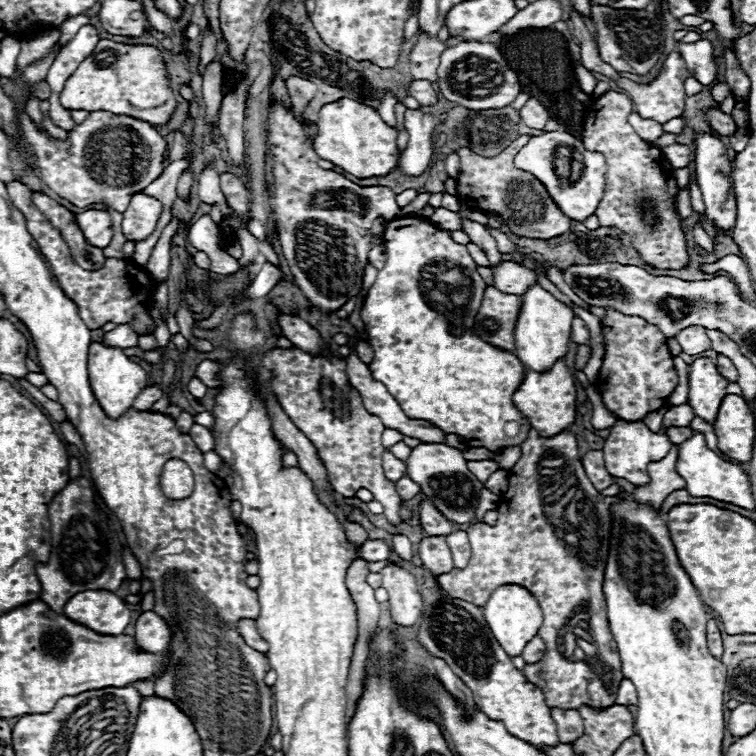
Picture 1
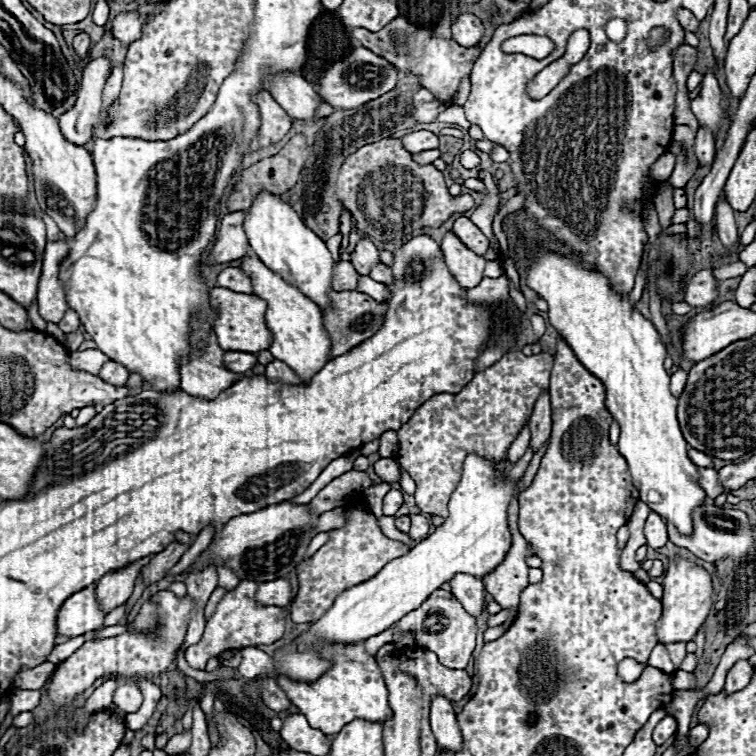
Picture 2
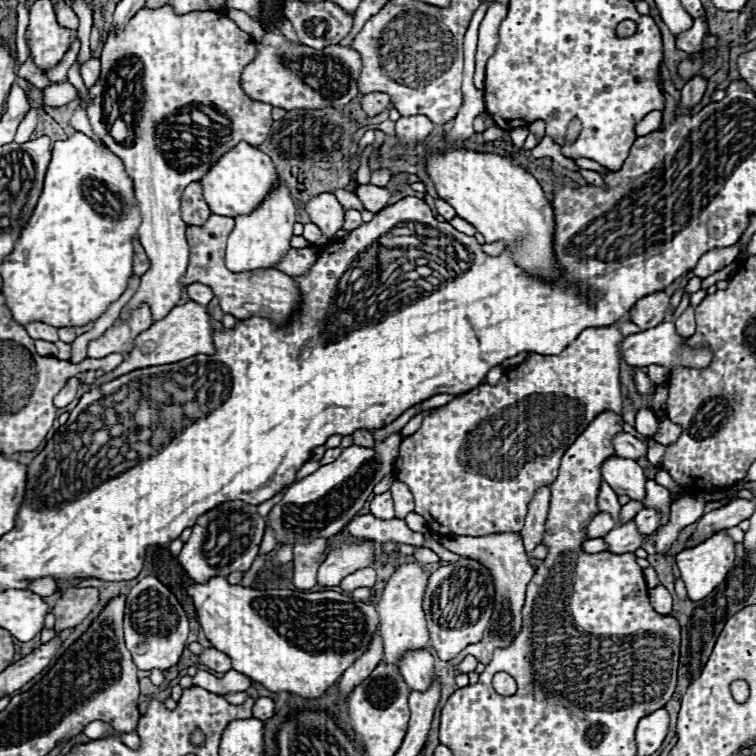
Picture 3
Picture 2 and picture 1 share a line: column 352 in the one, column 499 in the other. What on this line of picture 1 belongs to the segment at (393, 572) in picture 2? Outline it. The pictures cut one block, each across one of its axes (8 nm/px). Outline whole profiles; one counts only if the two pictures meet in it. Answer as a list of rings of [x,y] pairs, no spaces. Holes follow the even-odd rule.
[[[504,584],[496,588],[482,610],[494,638],[508,652],[508,656],[520,656],[524,646],[538,634],[538,628],[542,626],[542,608],[538,600],[524,586],[518,584]]]

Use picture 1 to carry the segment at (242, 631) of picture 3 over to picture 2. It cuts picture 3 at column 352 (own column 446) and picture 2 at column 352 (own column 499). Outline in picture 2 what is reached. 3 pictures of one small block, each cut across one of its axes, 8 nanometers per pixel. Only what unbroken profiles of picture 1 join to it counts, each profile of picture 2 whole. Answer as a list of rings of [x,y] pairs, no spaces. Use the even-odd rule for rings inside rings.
[[[364,642],[322,646],[318,654],[324,654],[324,658],[332,662],[332,666],[314,682],[296,682],[286,674],[276,676],[276,682],[282,688],[282,692],[290,698],[298,712],[308,718],[312,728],[318,728],[324,734],[338,734],[344,728],[344,724],[352,720],[384,722],[392,716],[382,672],[376,664],[376,658],[366,652]]]

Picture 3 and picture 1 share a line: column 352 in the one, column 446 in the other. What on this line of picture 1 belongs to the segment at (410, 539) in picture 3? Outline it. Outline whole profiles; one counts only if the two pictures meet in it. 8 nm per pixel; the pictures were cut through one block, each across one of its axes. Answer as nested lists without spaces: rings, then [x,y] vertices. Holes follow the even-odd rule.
[[[422,502],[420,510],[420,524],[430,536],[448,536],[452,532],[452,524],[444,514],[440,514],[430,502]]]

